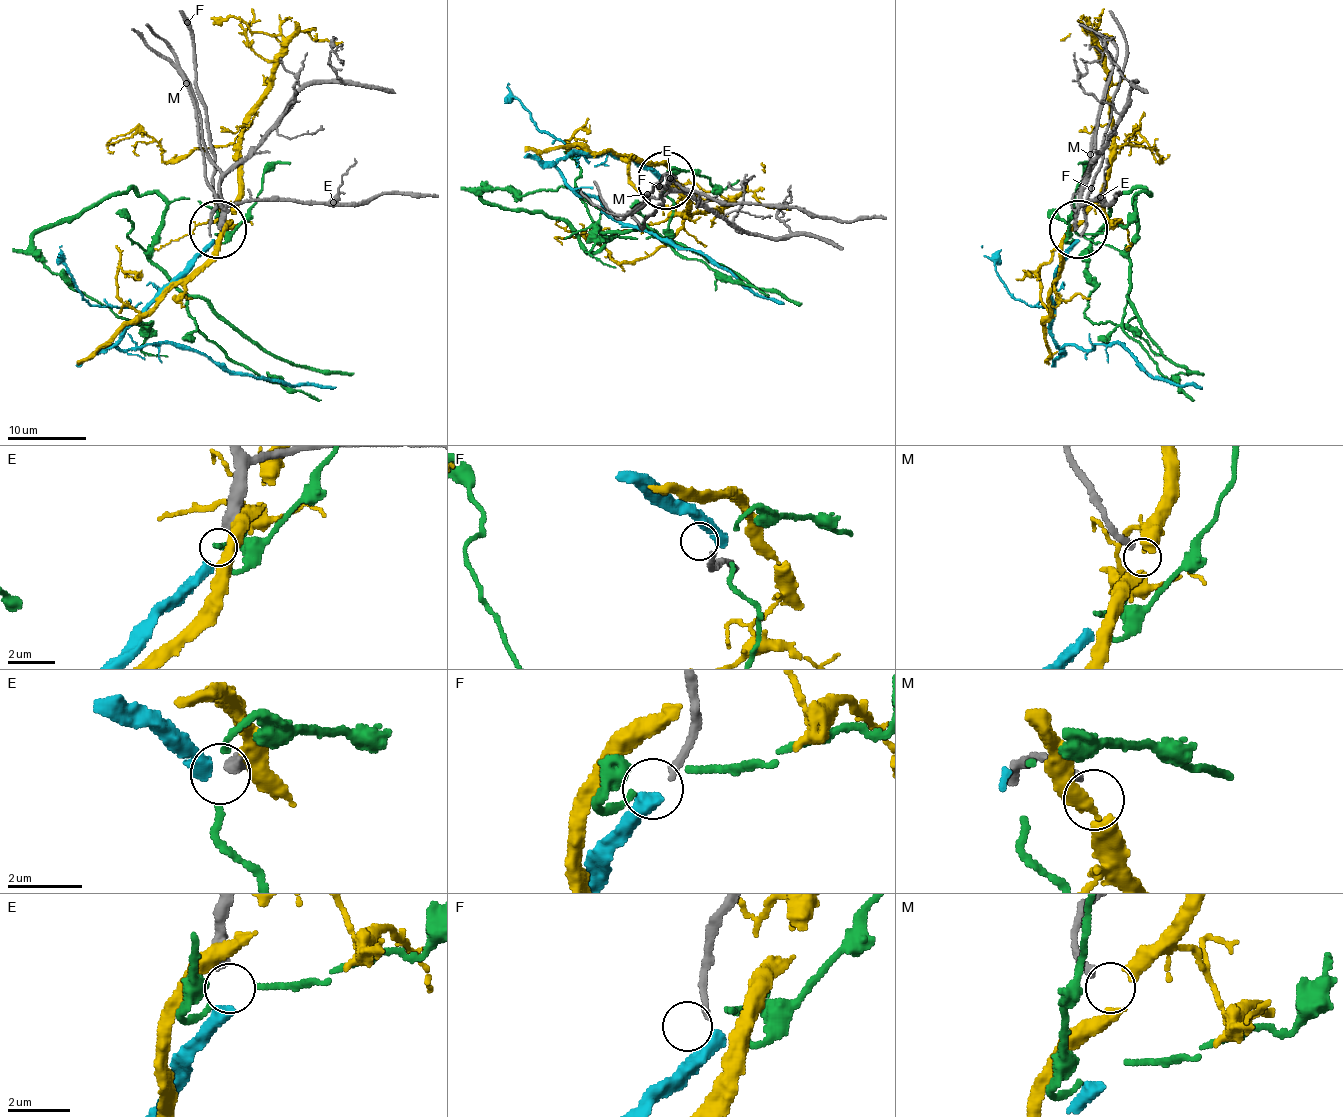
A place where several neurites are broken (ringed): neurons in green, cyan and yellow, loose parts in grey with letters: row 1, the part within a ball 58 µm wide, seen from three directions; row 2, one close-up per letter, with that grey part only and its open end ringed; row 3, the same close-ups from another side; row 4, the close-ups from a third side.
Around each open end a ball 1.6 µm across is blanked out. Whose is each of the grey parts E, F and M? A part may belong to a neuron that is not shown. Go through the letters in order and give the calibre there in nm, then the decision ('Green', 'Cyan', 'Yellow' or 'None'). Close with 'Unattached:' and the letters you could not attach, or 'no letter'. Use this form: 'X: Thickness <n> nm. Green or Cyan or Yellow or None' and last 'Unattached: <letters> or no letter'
E: Thickness 400 nm. Cyan
F: Thickness 180 nm. None
M: Thickness 260 nm. Yellow
Unattached: F

